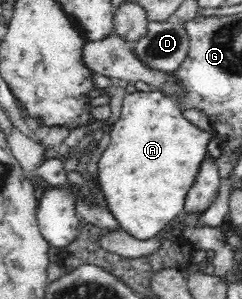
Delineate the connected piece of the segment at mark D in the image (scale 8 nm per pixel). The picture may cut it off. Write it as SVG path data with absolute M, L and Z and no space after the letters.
M176 20L148 24L144 39L132 43L134 54L152 69L174 73L188 57L189 35L183 23Z

